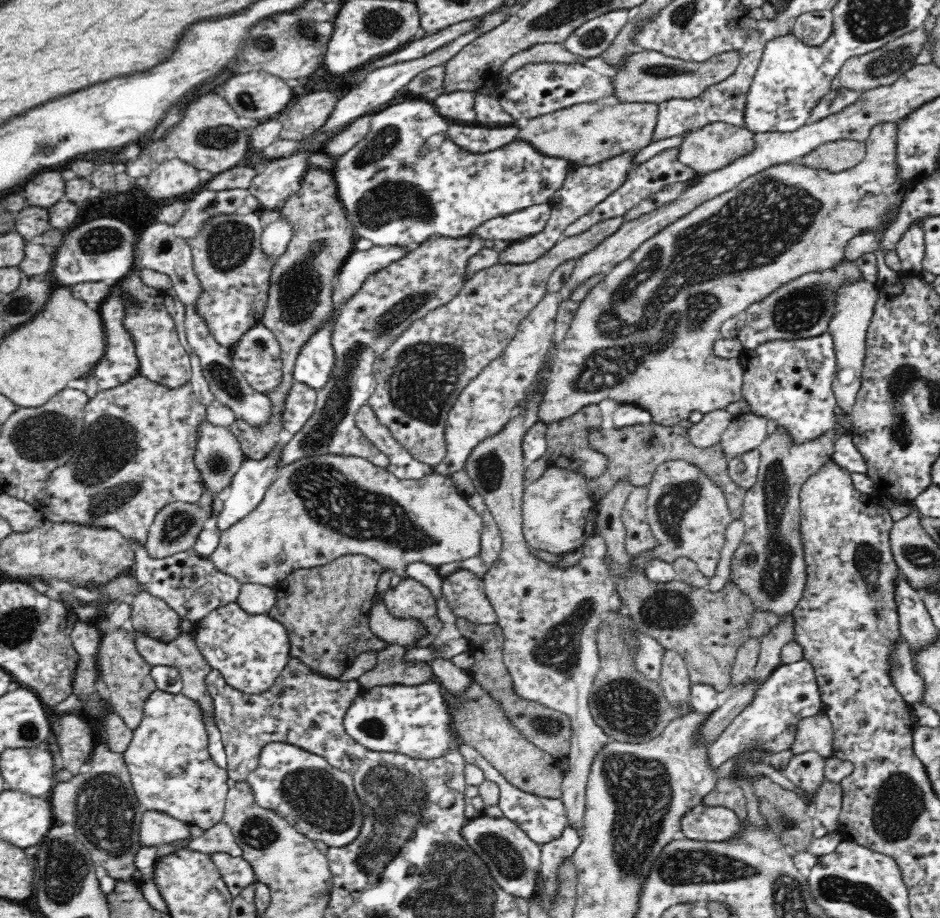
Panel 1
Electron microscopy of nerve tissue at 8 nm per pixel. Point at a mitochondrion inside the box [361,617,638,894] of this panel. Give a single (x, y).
(507, 861)

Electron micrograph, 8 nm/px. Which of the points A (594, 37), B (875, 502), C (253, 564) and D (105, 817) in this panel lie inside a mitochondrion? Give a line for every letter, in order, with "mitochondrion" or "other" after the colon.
A: mitochondrion
B: other
C: other
D: mitochondrion

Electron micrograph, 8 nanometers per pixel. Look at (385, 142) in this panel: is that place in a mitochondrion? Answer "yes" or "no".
yes

